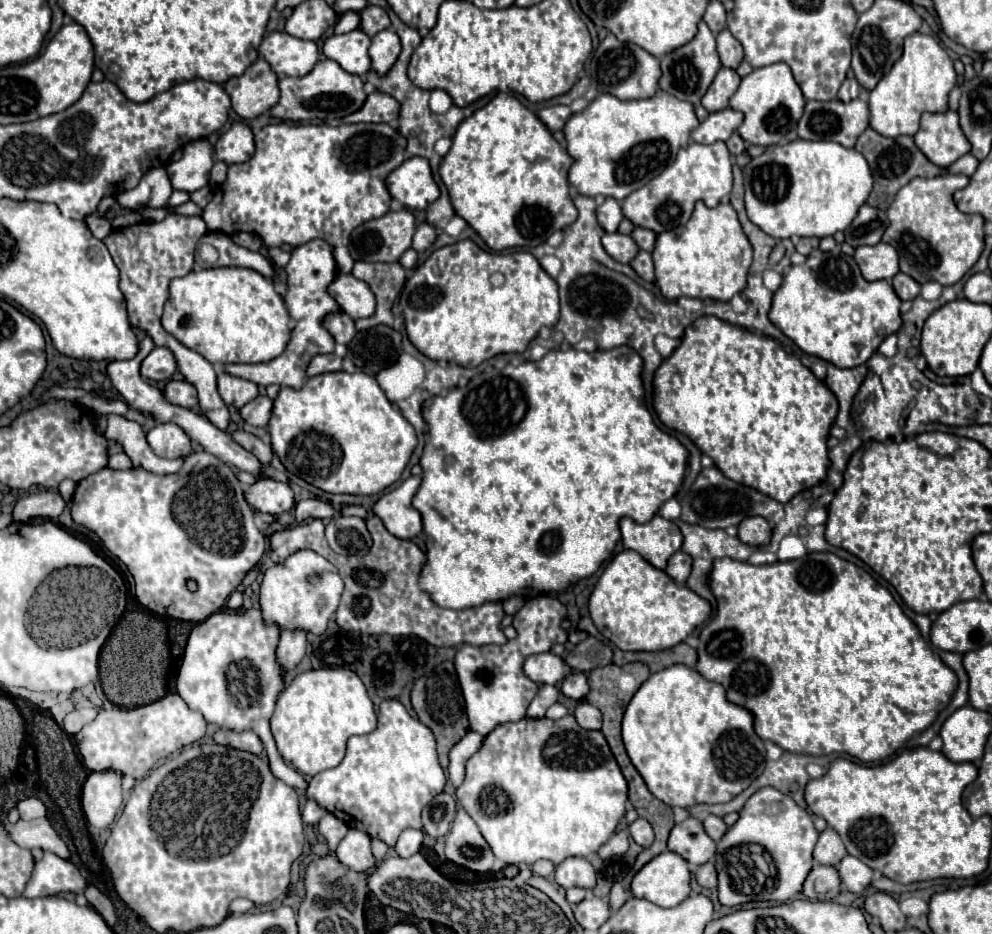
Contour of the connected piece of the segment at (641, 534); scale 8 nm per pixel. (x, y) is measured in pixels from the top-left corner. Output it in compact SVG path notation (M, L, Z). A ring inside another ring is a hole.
M659 514L645 524L635 524L635 520L623 518L621 534L625 548L639 552L647 562L661 570L667 566L669 556L681 550L683 544L683 534L677 524L661 518Z

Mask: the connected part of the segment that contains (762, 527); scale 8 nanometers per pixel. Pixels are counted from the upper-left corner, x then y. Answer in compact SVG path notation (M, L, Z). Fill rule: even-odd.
M749 516L739 524L739 540L749 546L767 546L771 540L771 526L761 516Z

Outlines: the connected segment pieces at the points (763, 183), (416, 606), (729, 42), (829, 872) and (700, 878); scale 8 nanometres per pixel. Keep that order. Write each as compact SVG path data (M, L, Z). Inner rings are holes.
M797 138L785 146L771 146L743 168L743 176L747 216L773 238L833 236L851 224L873 188L865 156L831 140Z
M371 514L367 528L373 534L373 546L365 556L339 556L325 540L325 524L311 520L297 528L277 530L271 536L271 560L283 562L297 550L313 550L327 558L341 574L345 592L337 608L337 624L343 630L359 630L365 634L389 634L389 636L419 636L433 646L457 646L457 644L505 644L507 638L501 630L505 616L501 602L487 602L477 608L447 610L437 606L427 592L419 588L419 574L425 566L425 552L409 540L399 540L387 532L381 518Z
M723 30L717 34L717 52L719 52L721 64L727 68L733 68L733 70L743 60L743 46L729 30Z
M817 864L803 884L803 894L809 900L833 900L839 896L839 886L839 872L833 866Z
M707 862L707 864L701 864L695 872L695 878L701 886L705 888L717 888L717 870L715 870L715 862Z

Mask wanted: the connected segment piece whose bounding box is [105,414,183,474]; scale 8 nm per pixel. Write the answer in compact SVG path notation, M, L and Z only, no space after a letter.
M109 414L107 416L107 430L105 436L109 440L117 440L123 446L123 452L131 458L133 466L145 468L153 474L175 474L181 470L183 460L165 460L159 458L157 454L153 454L153 450L149 448L147 440L145 440L145 432L141 430L141 426L137 422L125 420L119 414Z

